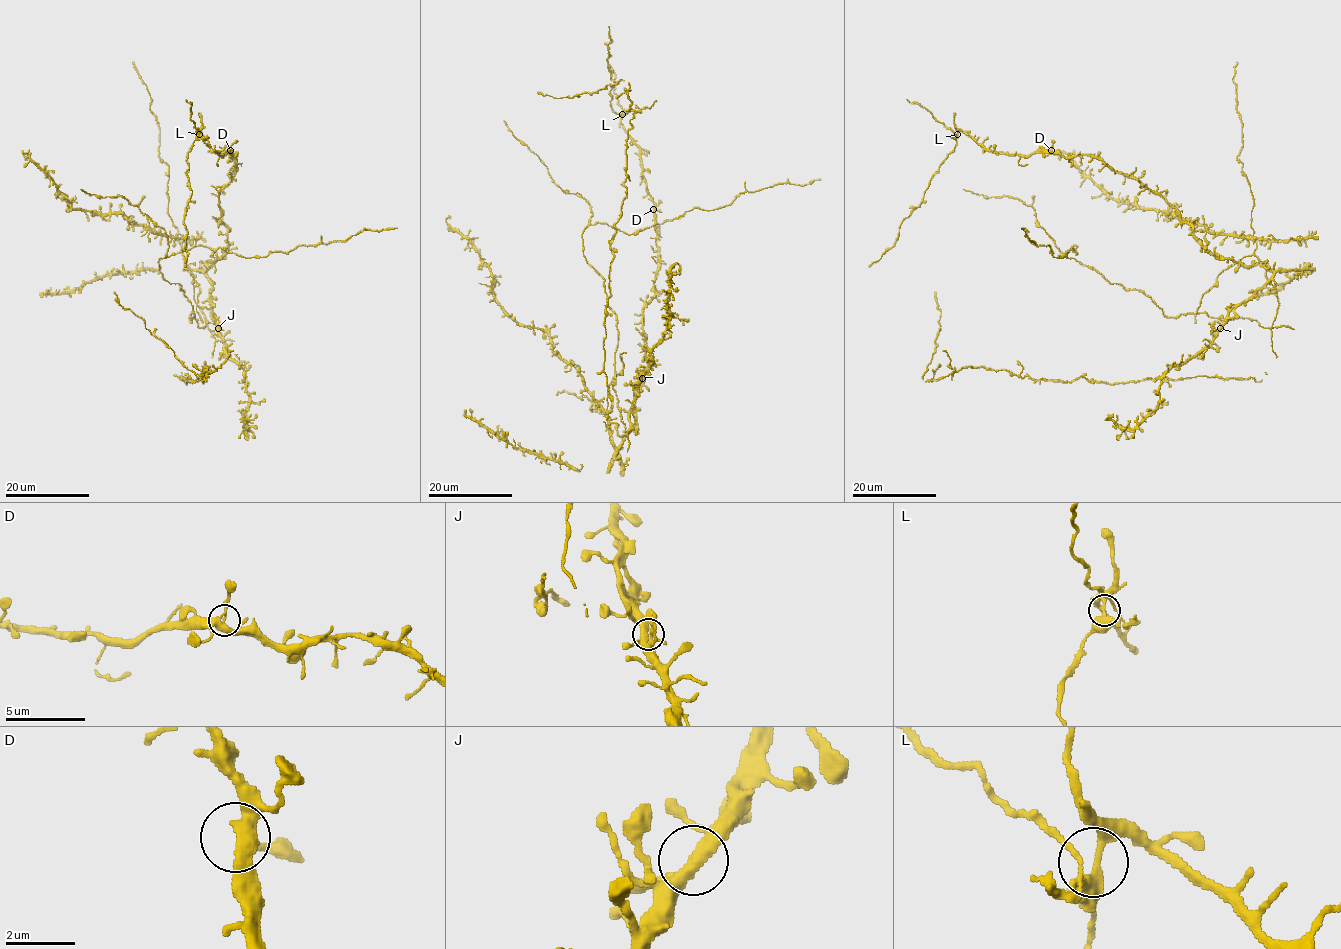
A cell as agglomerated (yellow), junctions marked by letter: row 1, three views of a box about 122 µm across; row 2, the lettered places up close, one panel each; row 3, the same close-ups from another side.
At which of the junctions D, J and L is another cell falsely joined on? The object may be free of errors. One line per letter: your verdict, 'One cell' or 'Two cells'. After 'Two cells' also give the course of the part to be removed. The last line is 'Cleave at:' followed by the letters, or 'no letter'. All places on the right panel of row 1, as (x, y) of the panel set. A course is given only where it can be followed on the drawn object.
D: One cell
J: One cell
L: Two cells
Cleave at: L

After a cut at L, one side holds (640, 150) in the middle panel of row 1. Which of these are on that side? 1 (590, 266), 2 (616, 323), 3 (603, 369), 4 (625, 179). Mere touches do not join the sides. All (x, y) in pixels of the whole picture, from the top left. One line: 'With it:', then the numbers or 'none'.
With it: 1, 2

